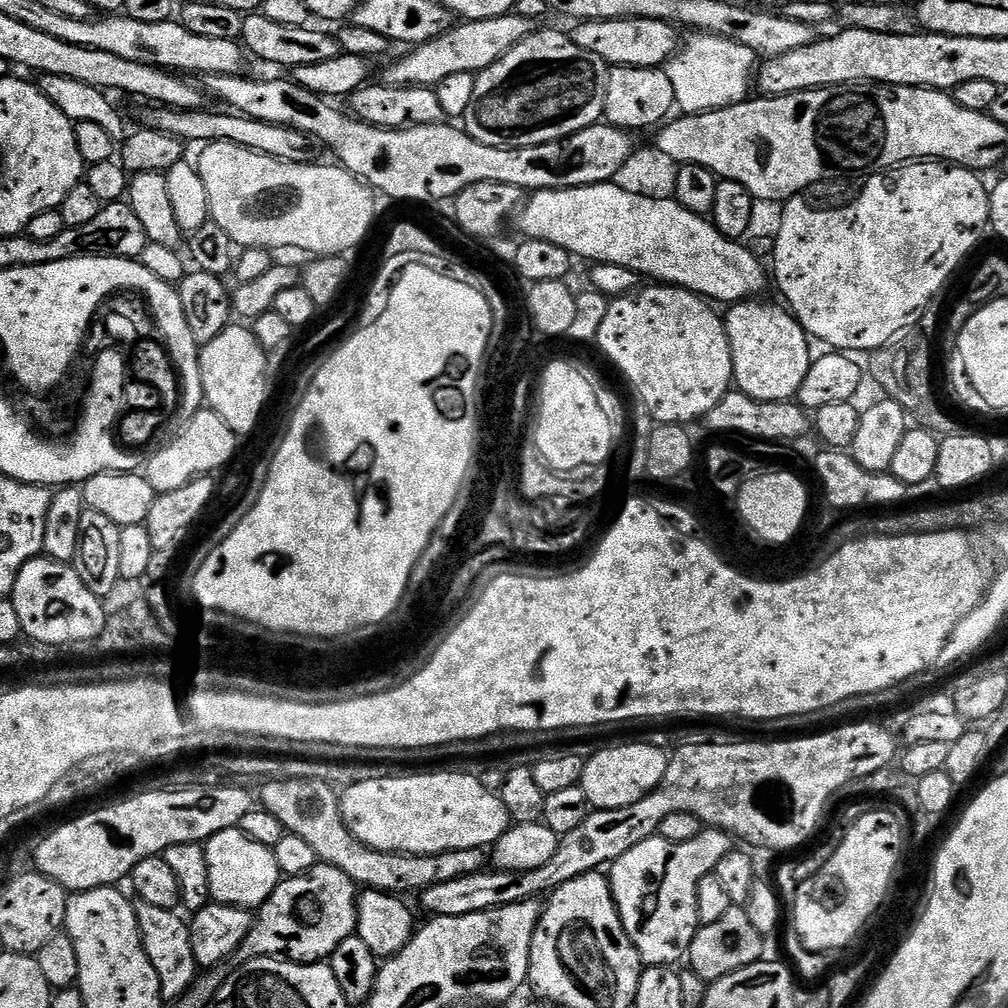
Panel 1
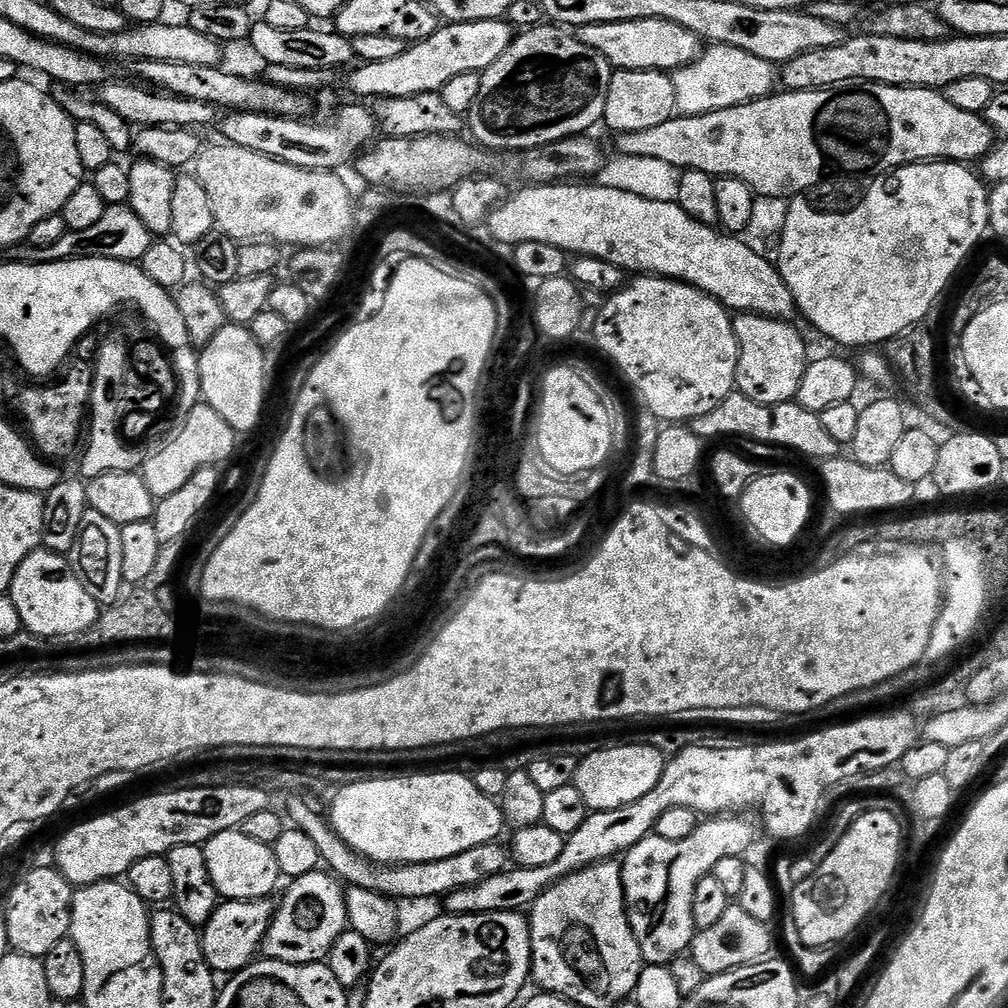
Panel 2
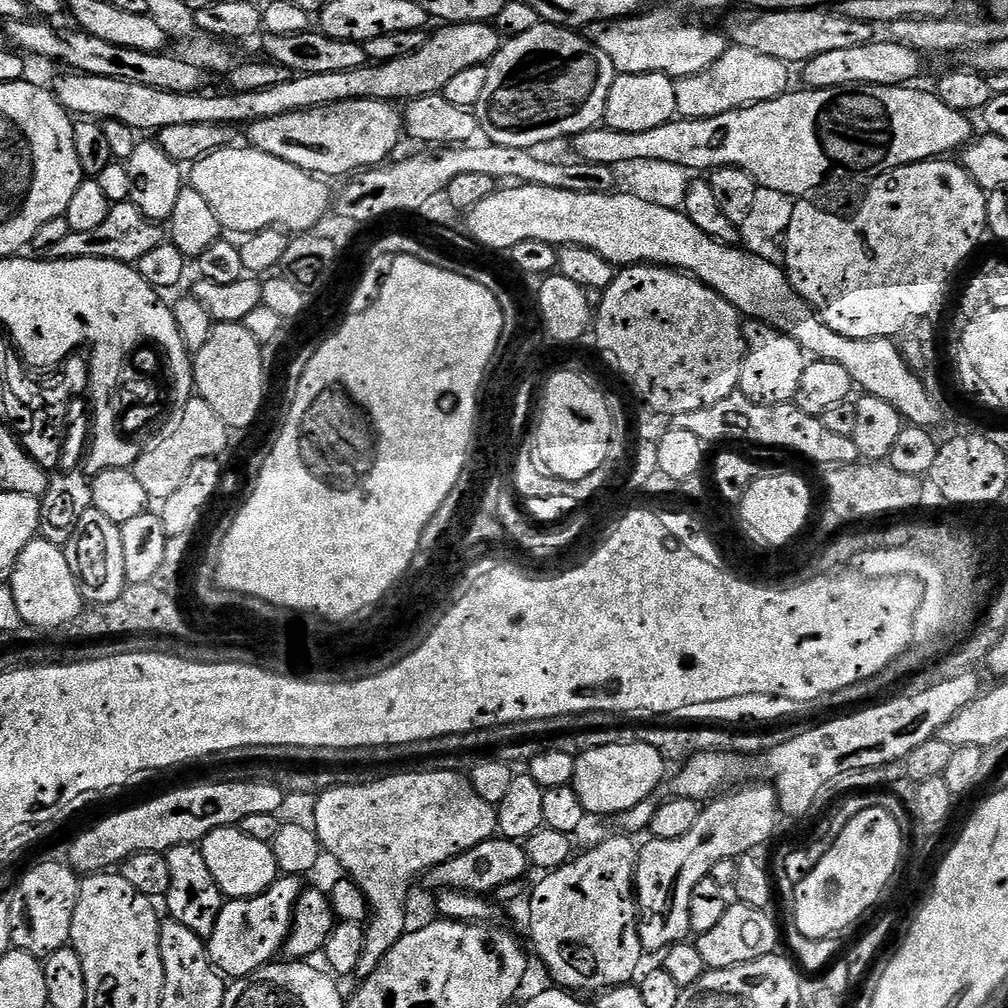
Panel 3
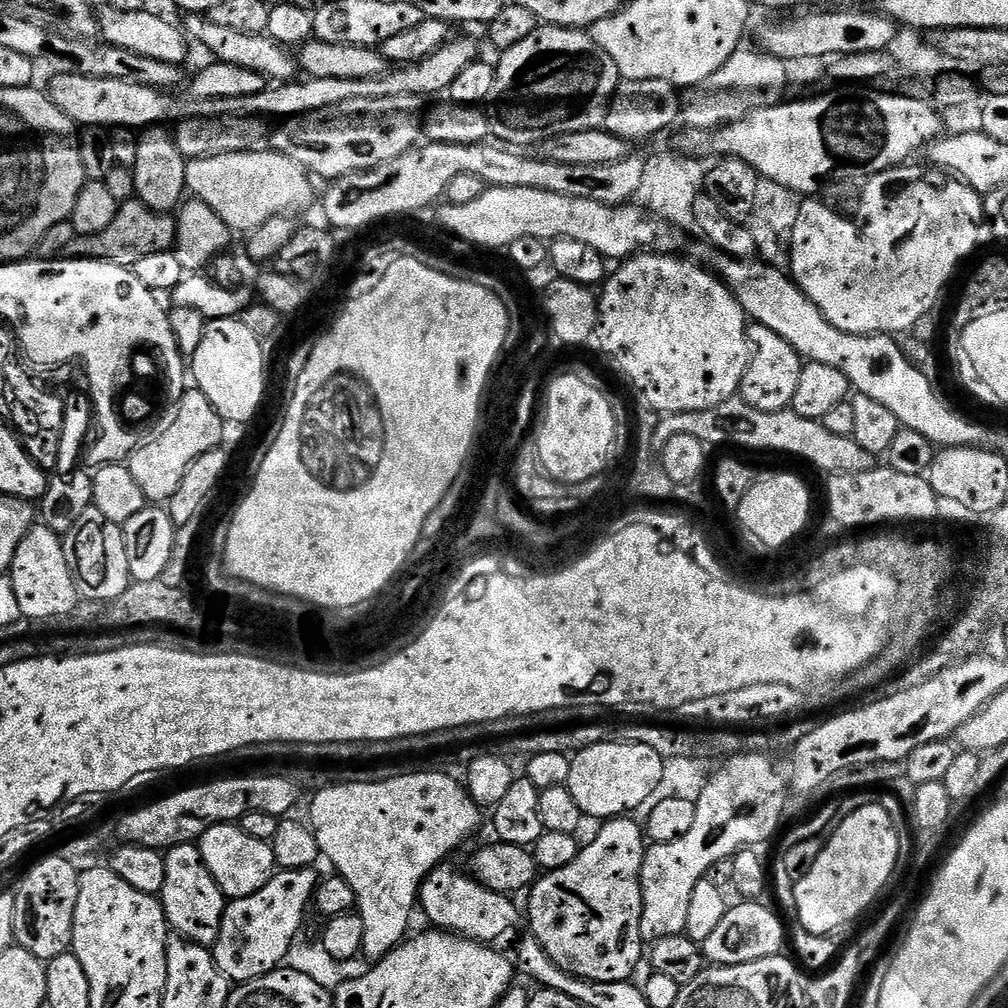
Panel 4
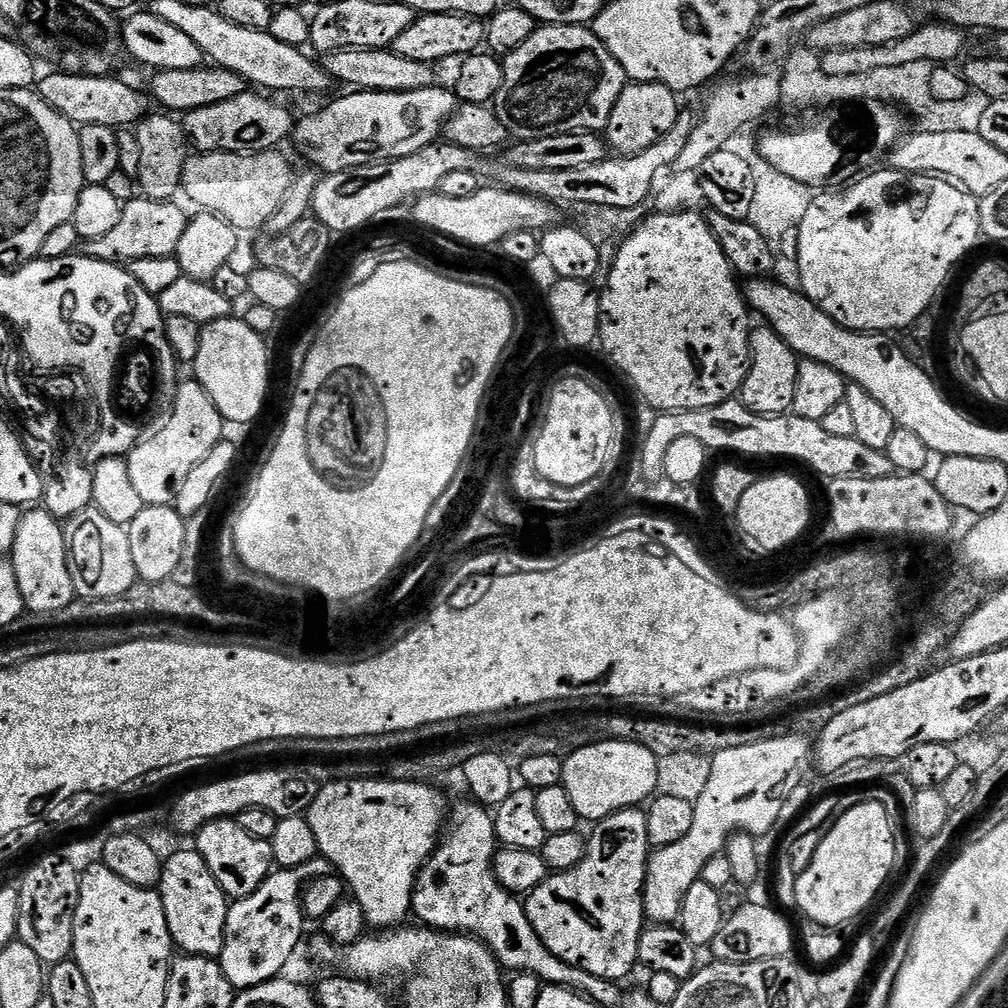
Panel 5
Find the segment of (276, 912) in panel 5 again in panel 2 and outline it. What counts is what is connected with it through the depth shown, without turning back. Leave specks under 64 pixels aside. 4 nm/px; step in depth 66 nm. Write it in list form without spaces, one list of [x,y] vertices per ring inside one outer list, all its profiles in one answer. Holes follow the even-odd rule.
[[[268,898],[230,900],[217,906],[210,922],[203,925],[200,938],[206,954],[206,962],[212,967],[213,972],[235,974],[253,963],[268,936],[268,927],[272,925],[272,915],[275,912],[276,904]]]

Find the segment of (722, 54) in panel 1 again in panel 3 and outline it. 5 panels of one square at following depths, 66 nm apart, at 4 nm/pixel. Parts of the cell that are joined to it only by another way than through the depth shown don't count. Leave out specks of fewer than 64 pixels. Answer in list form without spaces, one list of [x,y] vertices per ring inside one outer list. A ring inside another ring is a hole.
[[[731,45],[722,58],[698,75],[685,76],[675,81],[677,115],[683,119],[700,120],[732,112],[750,104],[783,96],[789,89],[790,68],[764,54],[745,47]]]

